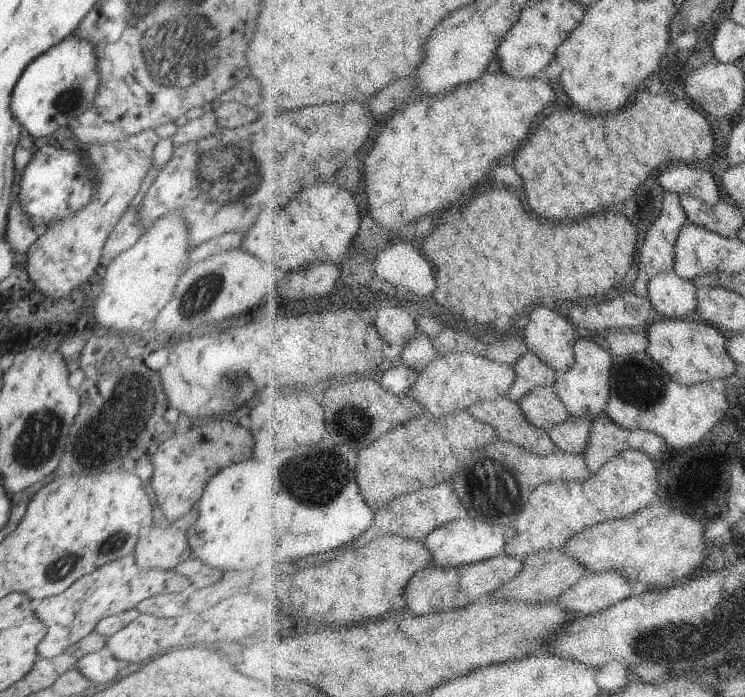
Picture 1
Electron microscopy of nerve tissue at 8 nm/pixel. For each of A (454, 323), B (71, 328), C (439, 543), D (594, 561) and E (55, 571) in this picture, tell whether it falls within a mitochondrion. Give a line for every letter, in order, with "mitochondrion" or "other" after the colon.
A: other
B: other
C: other
D: other
E: mitochondrion

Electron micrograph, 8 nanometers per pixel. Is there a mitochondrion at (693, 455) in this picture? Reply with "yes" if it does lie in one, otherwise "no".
no

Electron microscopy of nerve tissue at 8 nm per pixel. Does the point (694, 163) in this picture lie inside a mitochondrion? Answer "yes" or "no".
no

